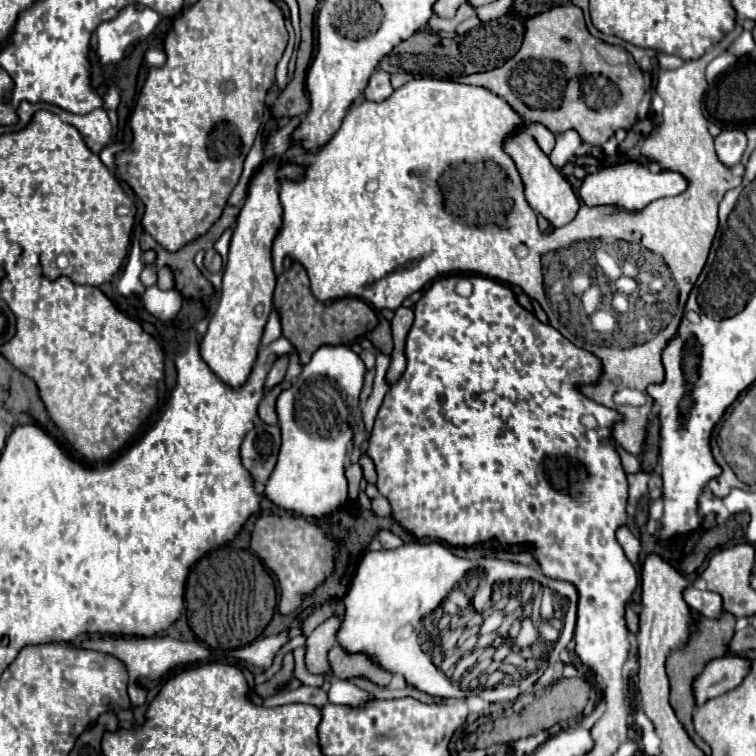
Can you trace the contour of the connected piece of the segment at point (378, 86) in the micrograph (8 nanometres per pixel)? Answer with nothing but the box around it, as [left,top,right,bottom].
[364,70,394,102]

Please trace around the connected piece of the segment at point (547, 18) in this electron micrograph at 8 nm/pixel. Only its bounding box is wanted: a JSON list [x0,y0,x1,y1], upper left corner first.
[460,6,644,146]

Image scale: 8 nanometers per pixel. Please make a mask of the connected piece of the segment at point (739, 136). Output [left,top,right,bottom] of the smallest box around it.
[716,130,746,168]

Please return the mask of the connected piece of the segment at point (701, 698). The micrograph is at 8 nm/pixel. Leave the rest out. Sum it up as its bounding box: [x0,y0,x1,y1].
[692,656,750,706]

